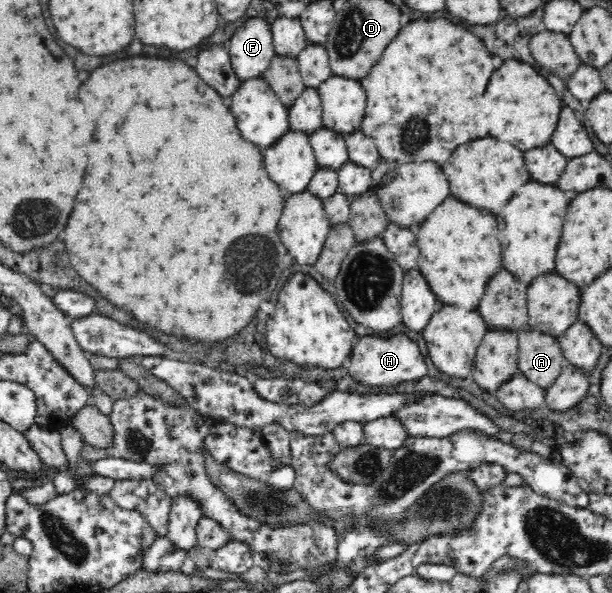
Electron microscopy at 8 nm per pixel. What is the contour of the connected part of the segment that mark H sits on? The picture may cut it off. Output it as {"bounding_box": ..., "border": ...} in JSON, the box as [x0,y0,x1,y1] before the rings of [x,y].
{"bounding_box":[347,334,429,386],"border":[[[405,334],[392,338],[360,337],[350,354],[350,366],[347,370],[352,379],[362,386],[398,386],[402,382],[423,380],[429,375],[428,365],[418,345]]]}

